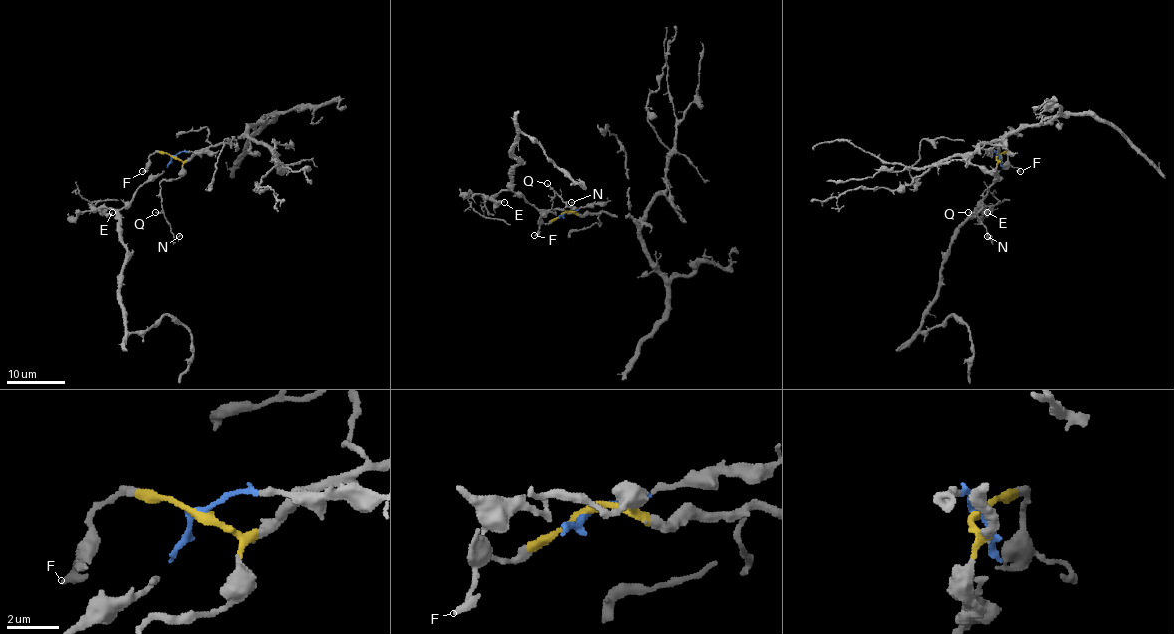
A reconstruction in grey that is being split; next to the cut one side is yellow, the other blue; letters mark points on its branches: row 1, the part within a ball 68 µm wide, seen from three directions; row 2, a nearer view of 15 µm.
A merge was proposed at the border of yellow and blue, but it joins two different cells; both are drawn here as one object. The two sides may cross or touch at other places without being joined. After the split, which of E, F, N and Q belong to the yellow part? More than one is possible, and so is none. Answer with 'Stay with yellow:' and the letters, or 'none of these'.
Stay with yellow: F, N, Q

